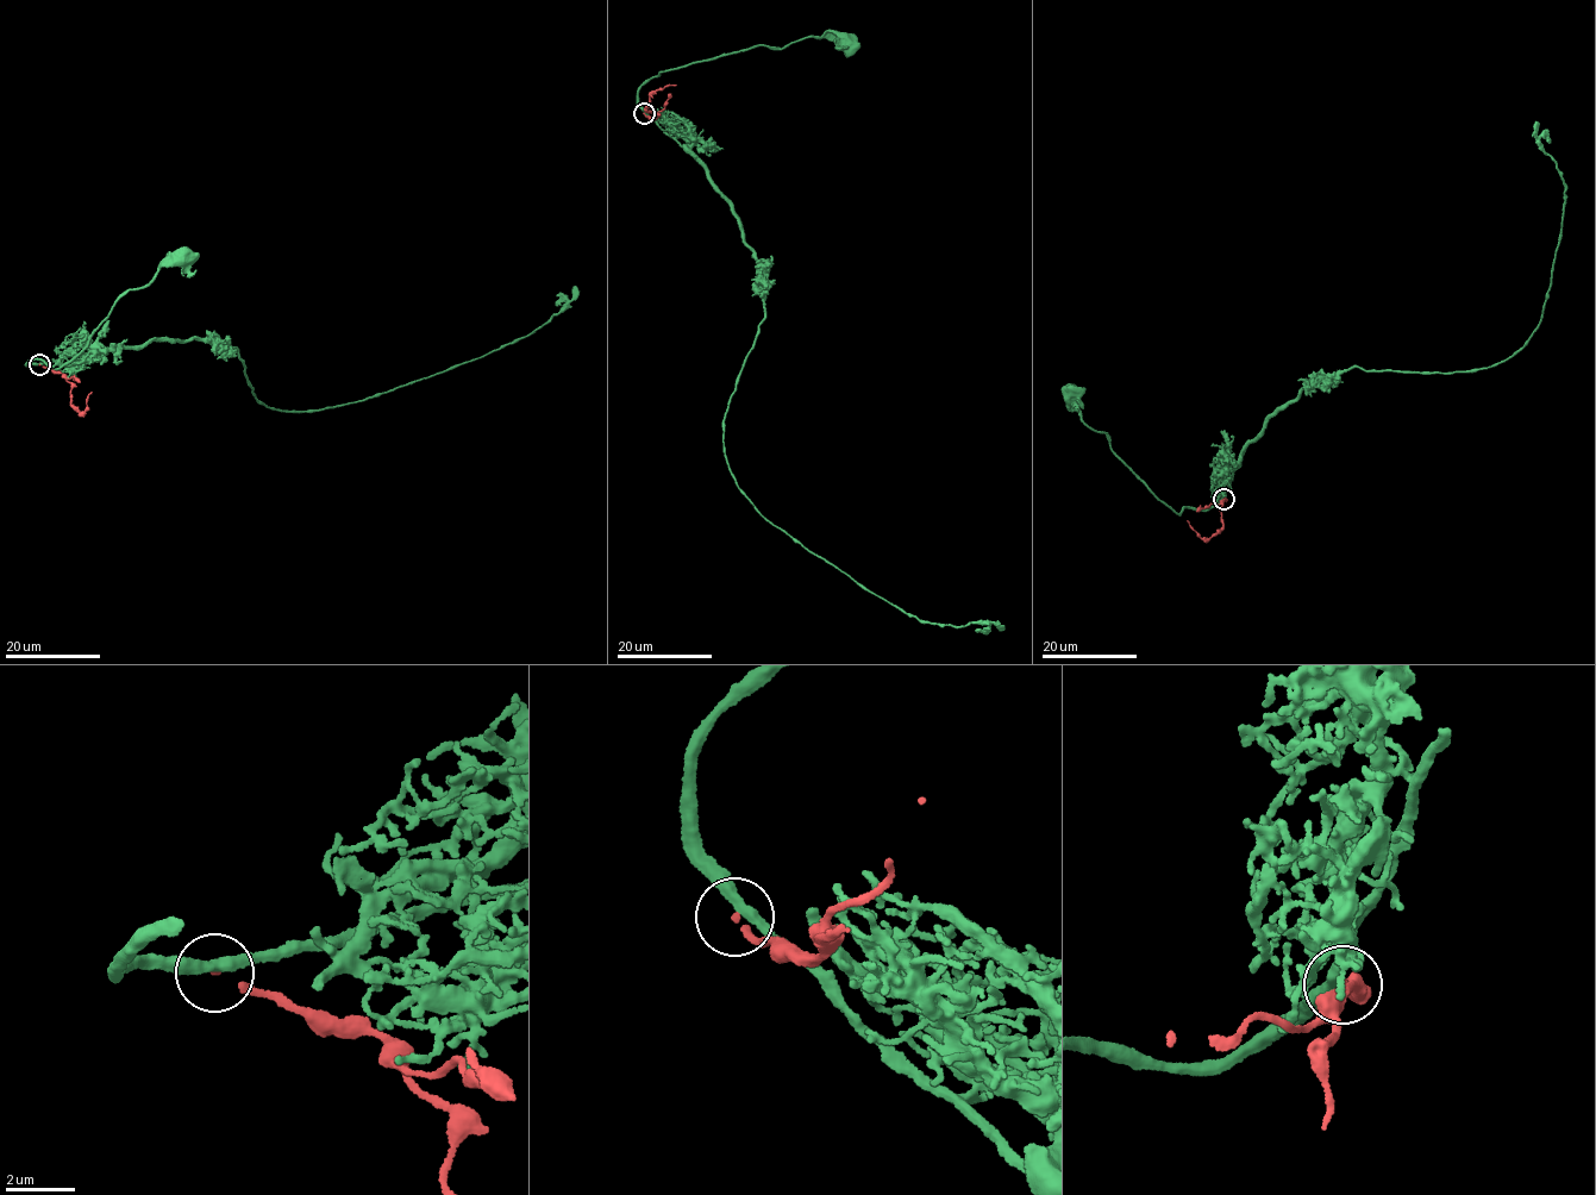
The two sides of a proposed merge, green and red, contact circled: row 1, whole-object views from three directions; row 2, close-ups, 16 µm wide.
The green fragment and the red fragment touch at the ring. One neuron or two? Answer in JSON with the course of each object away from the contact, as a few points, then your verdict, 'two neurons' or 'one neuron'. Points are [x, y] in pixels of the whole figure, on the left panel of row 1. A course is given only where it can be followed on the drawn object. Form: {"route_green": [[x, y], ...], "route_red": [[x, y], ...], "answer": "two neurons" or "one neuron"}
{"route_green": [[39, 364], [26, 363], [39, 358], [54, 369], [69, 363], [120, 296], [183, 258]], "route_red": [[39, 365], [61, 373], [72, 385], [70, 405], [80, 413], [83, 412], [92, 392]], "answer": "two neurons"}

